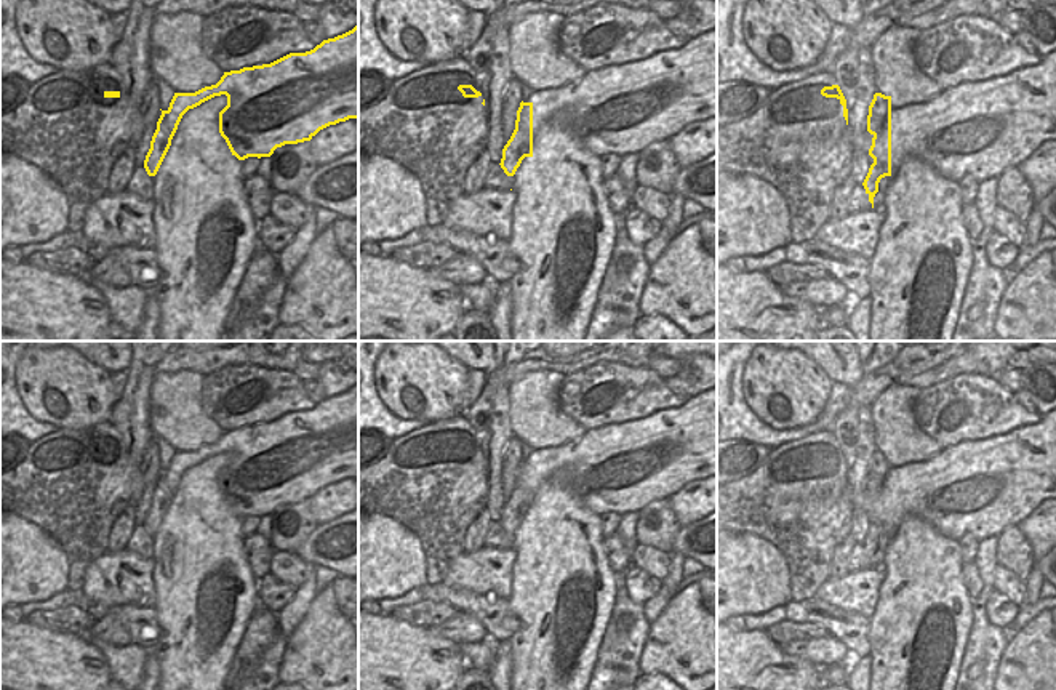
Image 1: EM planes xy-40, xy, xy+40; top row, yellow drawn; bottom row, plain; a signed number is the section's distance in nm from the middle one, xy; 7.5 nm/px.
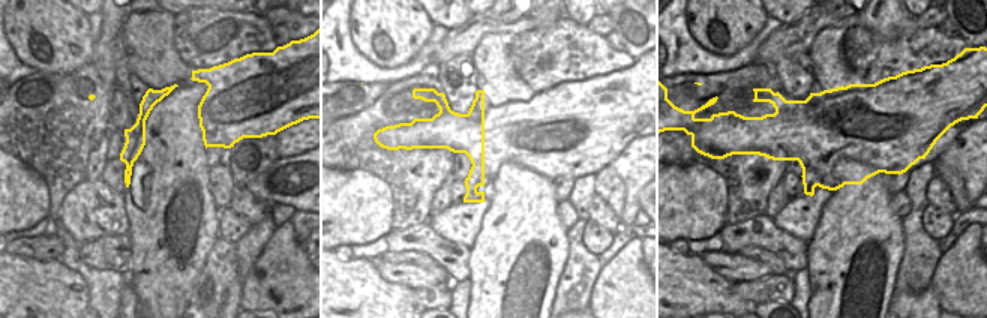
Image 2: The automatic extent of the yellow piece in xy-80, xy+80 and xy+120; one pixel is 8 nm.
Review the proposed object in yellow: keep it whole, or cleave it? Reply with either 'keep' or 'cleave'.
keep

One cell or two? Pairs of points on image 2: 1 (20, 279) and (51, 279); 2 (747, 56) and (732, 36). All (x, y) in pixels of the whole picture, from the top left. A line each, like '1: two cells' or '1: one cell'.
1: one cell
2: two cells

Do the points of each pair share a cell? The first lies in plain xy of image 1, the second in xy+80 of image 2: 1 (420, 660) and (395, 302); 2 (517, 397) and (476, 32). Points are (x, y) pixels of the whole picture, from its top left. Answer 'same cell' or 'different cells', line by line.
1: same cell
2: different cells

